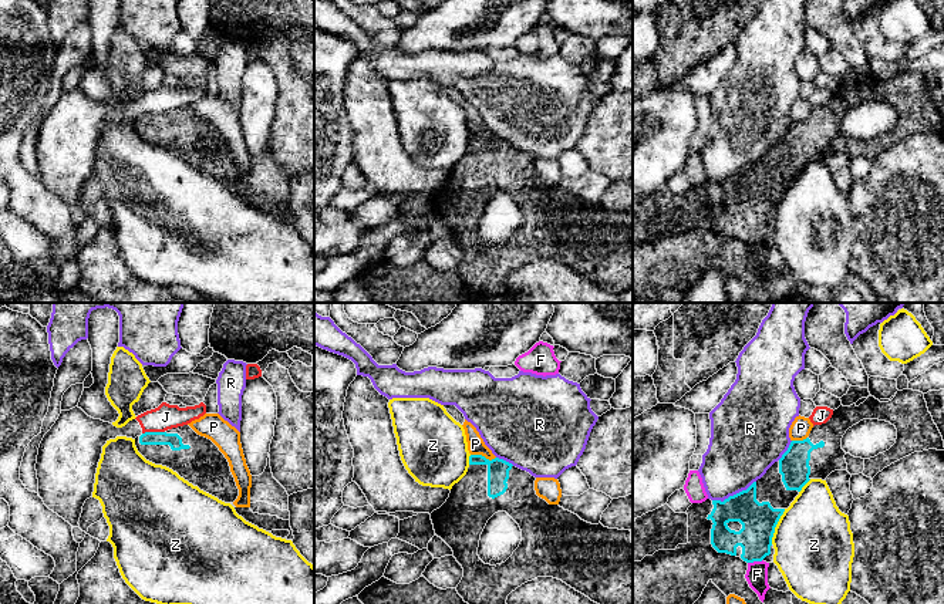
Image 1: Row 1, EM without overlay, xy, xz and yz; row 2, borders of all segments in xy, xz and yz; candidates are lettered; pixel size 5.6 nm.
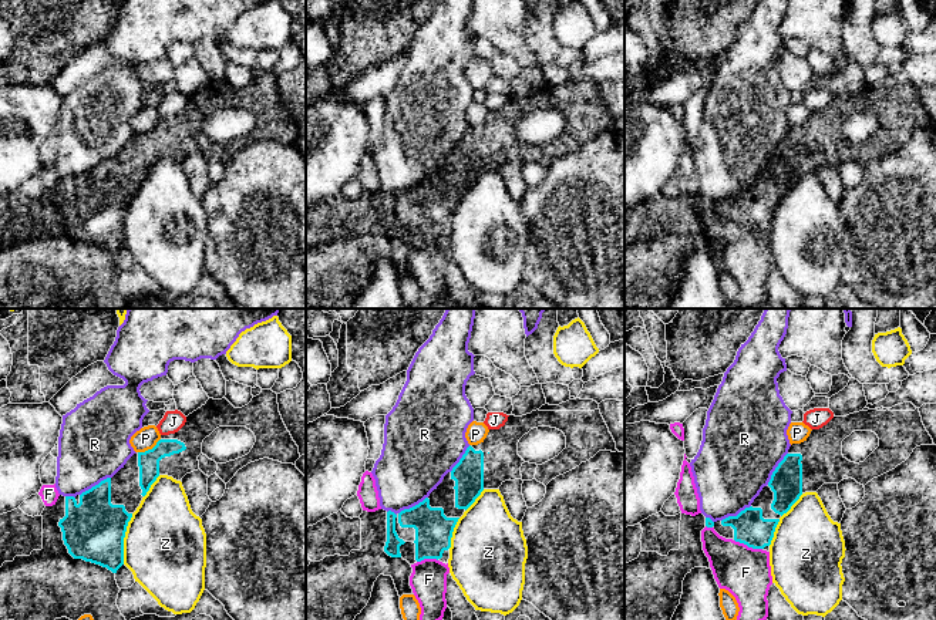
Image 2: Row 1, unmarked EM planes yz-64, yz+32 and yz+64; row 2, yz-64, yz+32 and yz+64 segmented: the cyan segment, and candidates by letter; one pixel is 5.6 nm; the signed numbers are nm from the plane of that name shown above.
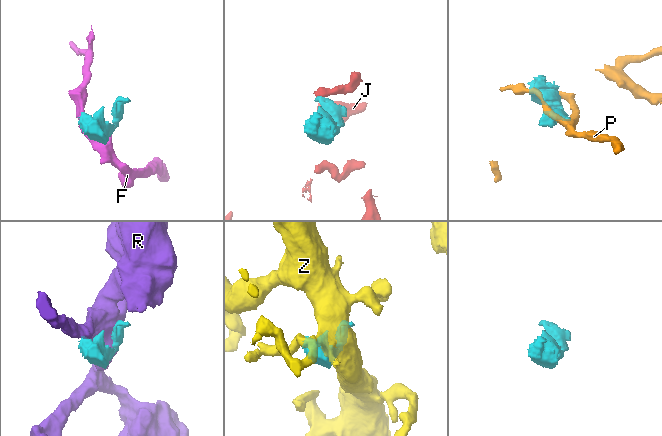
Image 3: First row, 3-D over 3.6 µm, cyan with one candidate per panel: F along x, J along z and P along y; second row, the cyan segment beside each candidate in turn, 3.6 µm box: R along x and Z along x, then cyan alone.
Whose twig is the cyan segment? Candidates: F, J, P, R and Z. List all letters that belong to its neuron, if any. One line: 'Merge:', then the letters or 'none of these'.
Merge: none of these

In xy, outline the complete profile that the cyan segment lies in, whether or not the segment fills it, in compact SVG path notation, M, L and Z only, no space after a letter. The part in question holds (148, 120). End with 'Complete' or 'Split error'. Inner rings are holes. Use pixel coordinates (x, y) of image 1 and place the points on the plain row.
M189 107L165 114L145 114L135 119L135 128L146 142L172 151L225 185L233 185L239 178L225 136L210 121L198 117Z. Split error

